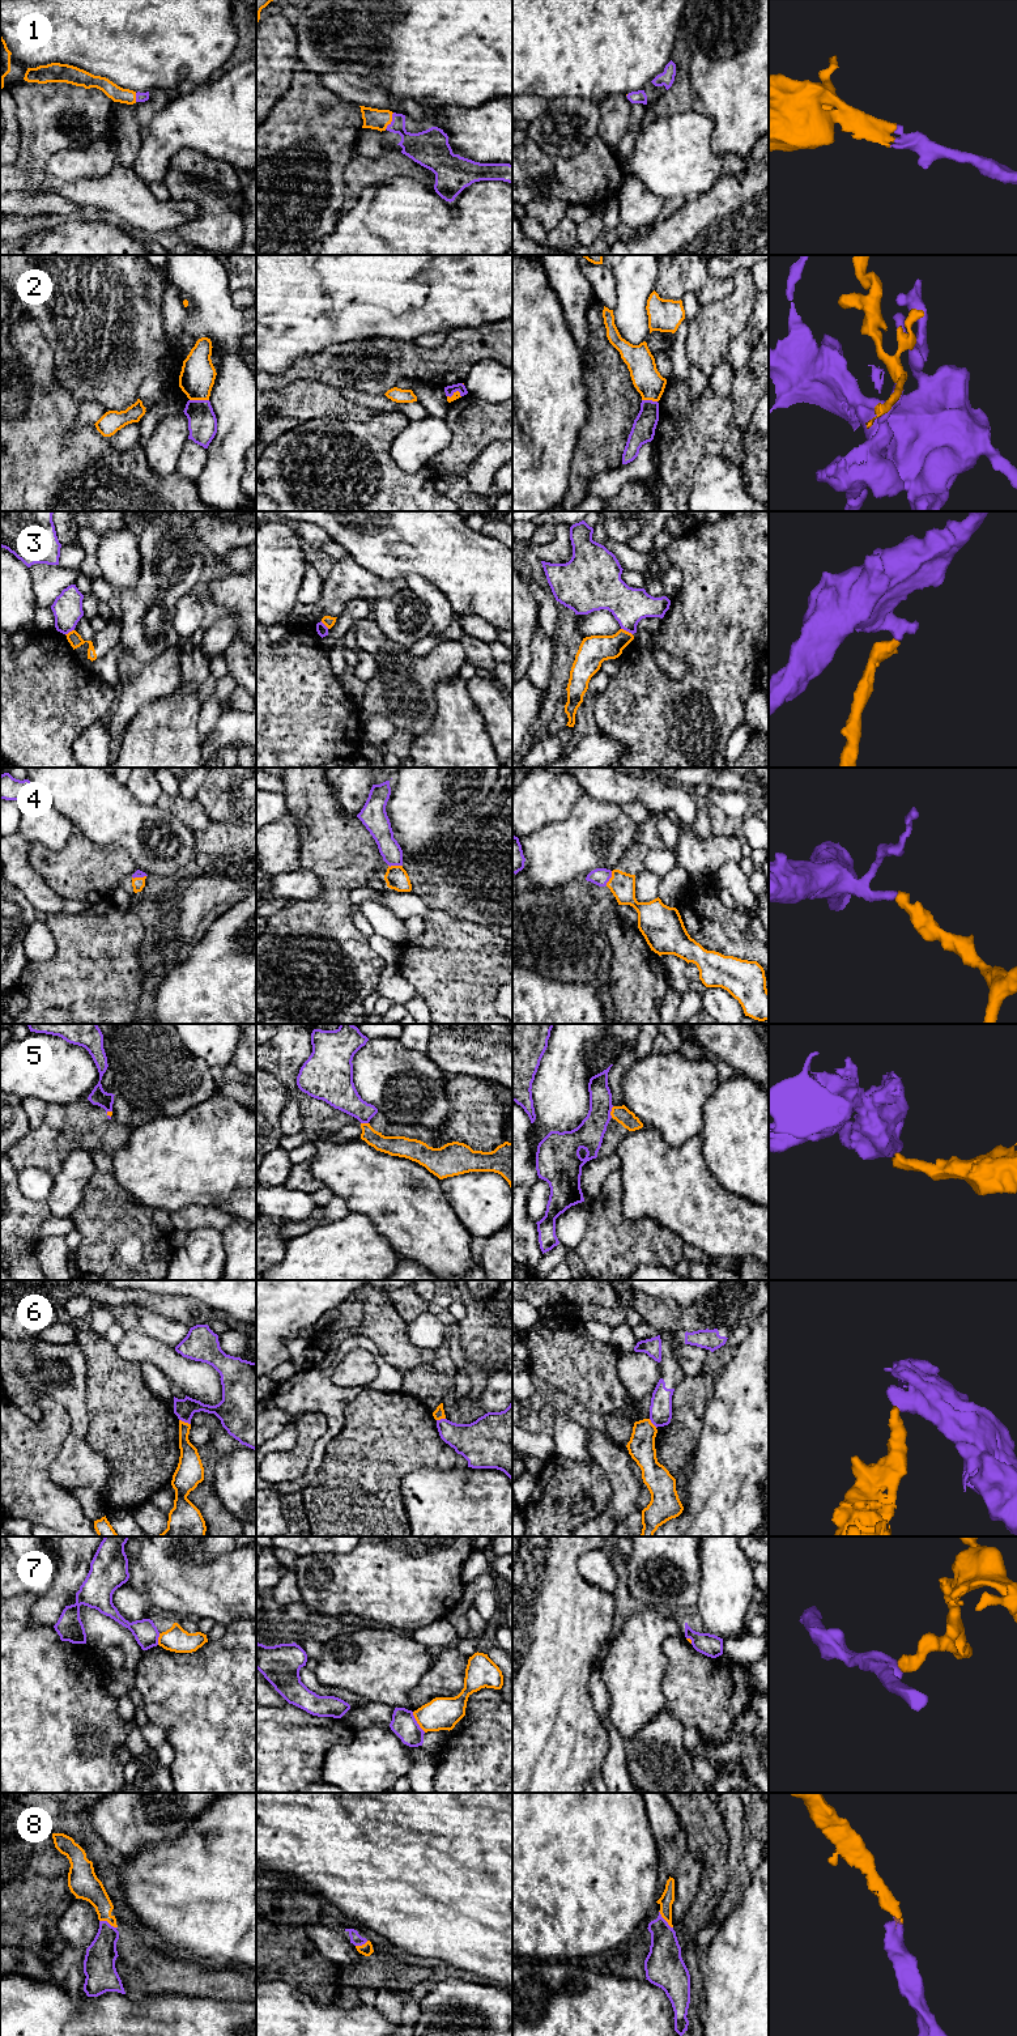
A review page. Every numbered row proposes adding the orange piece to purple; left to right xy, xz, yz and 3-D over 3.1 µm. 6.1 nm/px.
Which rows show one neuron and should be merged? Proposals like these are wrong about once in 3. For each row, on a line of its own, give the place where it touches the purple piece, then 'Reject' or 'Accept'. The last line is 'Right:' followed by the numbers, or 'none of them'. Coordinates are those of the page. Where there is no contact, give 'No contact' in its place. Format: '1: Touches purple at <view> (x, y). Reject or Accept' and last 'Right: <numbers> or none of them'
1: Touches purple at xz (392, 120). Accept
2: Touches purple at xy (199, 400). Reject
3: Touches purple at yz (626, 630). Reject
4: Touches purple at xz (395, 865). Accept
5: Touches purple at yz (611, 1110). Reject
6: Touches purple at xy (184, 1422). Reject
7: Touches purple at xz (416, 1722). Reject
8: Touches purple at xy (107, 1922). Accept
Right: 1, 4, 8

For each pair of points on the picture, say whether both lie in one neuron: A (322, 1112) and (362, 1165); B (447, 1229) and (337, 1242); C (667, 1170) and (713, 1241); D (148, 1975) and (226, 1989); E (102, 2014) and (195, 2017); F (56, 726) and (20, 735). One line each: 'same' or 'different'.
A: different
B: different
C: same
D: same
E: same
F: same

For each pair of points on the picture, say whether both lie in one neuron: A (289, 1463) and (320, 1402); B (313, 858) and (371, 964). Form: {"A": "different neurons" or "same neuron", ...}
{"A": "different neurons", "B": "same neuron"}

